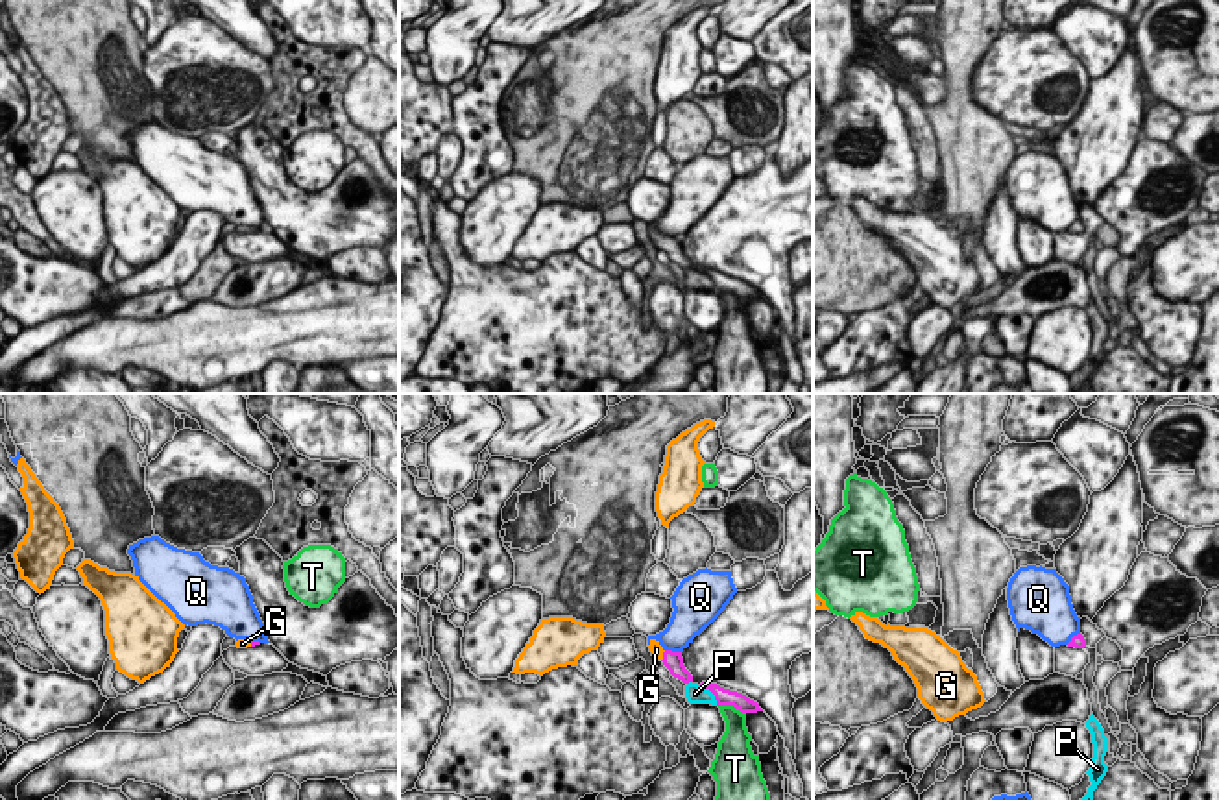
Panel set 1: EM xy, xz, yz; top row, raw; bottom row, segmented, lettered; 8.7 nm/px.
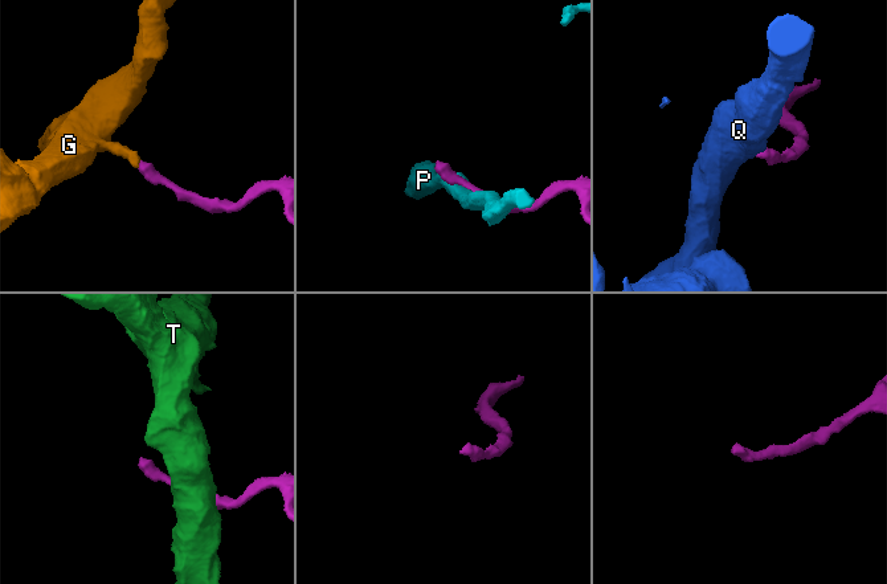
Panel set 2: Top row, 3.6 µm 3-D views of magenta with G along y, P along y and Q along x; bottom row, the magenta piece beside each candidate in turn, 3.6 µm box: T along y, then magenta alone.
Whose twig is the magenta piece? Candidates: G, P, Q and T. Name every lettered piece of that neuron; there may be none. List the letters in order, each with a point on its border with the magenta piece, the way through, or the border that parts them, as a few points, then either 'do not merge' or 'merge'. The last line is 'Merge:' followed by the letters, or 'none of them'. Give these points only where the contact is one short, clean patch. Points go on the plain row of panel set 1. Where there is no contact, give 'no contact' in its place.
G: contact xz (663, 242); way xz (671, 246), (663, 242), (656, 235); merge
P: contact xz (712, 278); border xz (700, 270), (713, 281), (717, 290); do not merge
Q: contact xz (671, 237); border xz (665, 235), (680, 239); do not merge
T: contact xz (732, 290); do not merge
Merge: G

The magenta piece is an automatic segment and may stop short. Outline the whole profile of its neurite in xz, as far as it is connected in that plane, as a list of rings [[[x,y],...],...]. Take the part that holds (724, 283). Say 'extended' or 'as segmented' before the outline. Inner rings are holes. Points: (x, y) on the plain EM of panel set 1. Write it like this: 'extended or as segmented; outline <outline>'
as segmented; outline [[[702,268],[706,275],[715,281],[717,292],[733,292],[741,299],[757,299],[763,297],[757,288],[750,286],[746,281],[724,275],[711,268]]]

